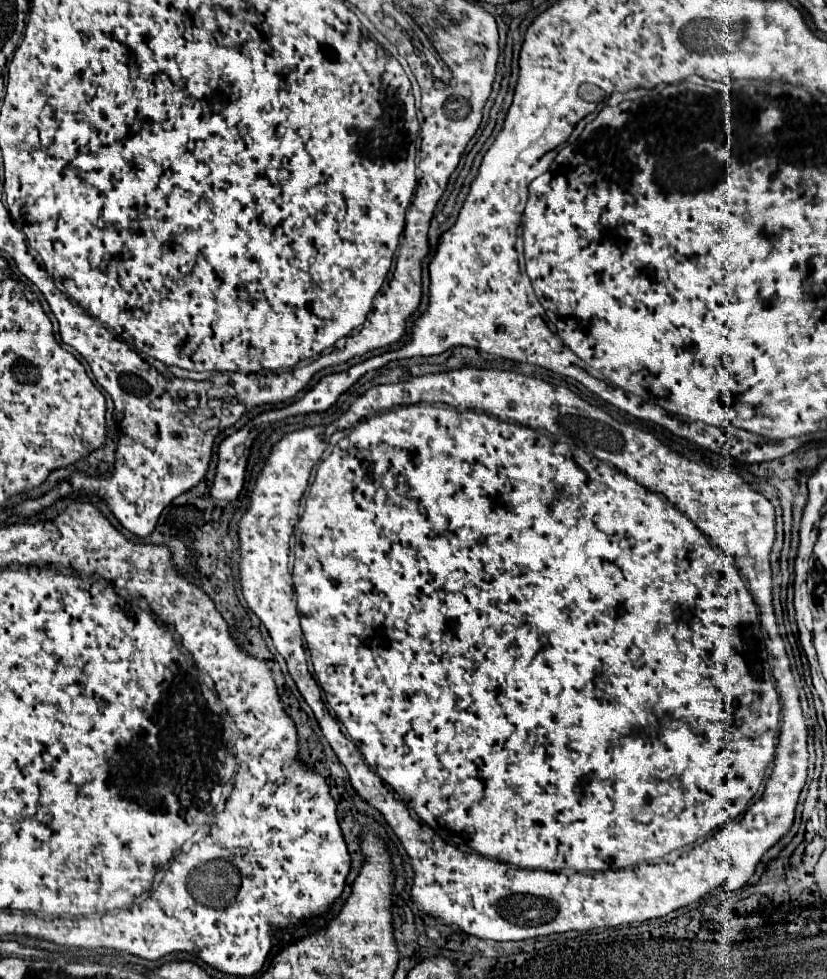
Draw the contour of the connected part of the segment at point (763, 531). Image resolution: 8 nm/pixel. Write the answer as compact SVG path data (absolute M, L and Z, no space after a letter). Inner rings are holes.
M461 368L461 370L451 370L451 372L443 372L443 374L427 374L427 376L417 376L417 378L411 378L411 380L407 380L407 382L397 382L397 384L385 384L385 386L375 386L375 388L371 388L371 390L367 390L367 392L365 392L365 394L363 394L363 396L359 396L359 398L357 398L357 400L355 400L355 402L353 402L353 404L351 404L351 408L349 408L349 410L347 410L347 412L345 412L345 414L343 414L343 416L341 416L341 418L339 418L339 420L337 420L337 422L333 422L333 424L331 424L331 426L329 426L329 428L325 428L325 432L323 432L323 434L321 434L321 436L309 436L309 438L313 438L313 440L307 440L307 430L297 430L297 432L291 432L291 434L285 434L285 436L283 436L283 438L281 438L281 442L277 442L277 444L275 444L275 446L273 446L273 450L271 450L271 454L269 454L269 458L267 458L267 464L265 464L265 468L263 468L263 472L261 472L261 476L259 476L259 478L257 478L257 484L255 484L255 490L253 490L253 494L251 494L251 506L249 506L249 510L247 510L247 512L245 512L245 516L243 516L243 518L241 518L241 522L239 522L239 538L241 538L241 564L239 564L239 570L241 570L241 588L243 588L243 596L245 596L245 602L247 602L247 606L249 606L249 608L251 608L251 610L253 610L253 612L255 612L255 614L257 614L257 616L259 616L259 620L261 620L261 622L263 622L263 624L265 624L265 628L267 628L267 630L269 630L269 634L271 634L271 638L273 638L273 644L275 644L275 648L277 648L277 652L279 652L279 654L281 654L281 656L283 656L283 658L285 658L285 662L287 662L287 668L289 668L289 674L291 674L291 678L293 678L293 680L295 680L295 684L297 684L297 688L299 688L299 692L301 692L301 696L303 696L303 698L305 698L305 702L307 702L307 704L309 704L309 706L311 706L311 710L313 710L313 714L315 714L315 718L317 718L317 722L319 722L319 726L321 726L321 730L323 730L323 734L325 734L325 738L327 738L327 740L329 740L329 744L331 744L331 748L333 748L333 750L335 750L335 754L337 754L337 758L339 758L339 762L341 762L341 764L343 764L343 766L345 766L345 768L347 768L347 772L349 772L349 778L351 778L351 784L353 784L353 788L355 788L355 792L357 792L357 794L359 794L359 796L361 796L361 798L365 798L365 800L367 800L367 802L369 802L369 804L371 804L371 806L375 806L375 808L377 808L377 810L379 810L379 812L381 812L381 814L383 814L383 816L385 816L385 820L387 820L387 824L389 824L389 826L391 826L391 828L393 828L393 832L395 832L395 834L397 834L397 836L399 836L399 840L401 840L401 844L403 844L403 846L405 846L405 850L407 850L407 854L409 854L409 858L411 858L411 864L413 864L413 870L415 870L415 878L413 878L413 880L415 880L415 882L413 882L413 888L411 888L411 896L413 896L413 900L415 900L415 902L417 902L417 906L419 906L419 908L421 908L421 910L423 910L423 912L427 912L427 914L431 914L431 916L435 916L435 918L439 918L439 920L443 920L443 922L445 922L445 924L457 924L457 926L459 926L459 928L461 928L461 930L463 930L463 932L467 932L467 934L473 934L473 936L479 936L479 938L489 938L489 940L527 940L527 938L537 938L537 936L547 936L547 934L553 934L553 933L564 933L564 932L569 932L569 931L572 931L572 930L575 930L575 931L579 931L579 932L587 932L587 931L591 931L591 930L593 930L593 928L605 928L605 926L621 926L621 924L631 924L631 922L645 922L645 920L653 920L653 918L661 918L661 916L667 916L667 914L669 914L669 912L673 912L673 910L679 910L679 908L683 908L683 906L687 906L687 904L693 904L693 902L695 902L695 886L697 886L697 890L703 890L703 886L705 886L705 892L707 892L707 886L709 886L709 892L713 892L713 890L715 890L715 888L719 888L719 886L723 886L723 884L728 884L728 890L729 890L729 891L732 891L732 892L733 892L733 891L738 891L738 890L740 890L740 889L742 889L742 888L743 888L743 887L744 887L744 886L745 886L745 884L747 884L747 880L749 880L749 878L751 878L751 876L753 876L753 874L755 874L755 870L757 870L757 864L759 864L759 862L761 862L761 858L763 858L763 854L765 854L765 852L767 852L767 850L769 850L769 848L771 848L771 846L775 846L775 844L777 844L777 842L779 842L779 840L781 840L781 838L783 838L783 836L785 836L785 834L787 834L787 832L789 832L789 830L791 830L791 826L793 826L793 816L795 816L795 806L797 806L797 798L799 798L799 792L801 792L801 788L803 788L803 786L805 786L805 778L807 778L807 726L805 726L805 718L803 718L803 712L801 712L801 704L799 704L799 693L798 693L798 691L797 691L797 688L795 688L795 680L794 680L794 676L793 676L793 674L792 674L792 671L791 671L791 666L790 666L790 661L789 661L789 658L788 658L788 656L787 656L787 652L785 652L785 646L783 646L783 640L781 640L781 634L779 634L779 626L778 626L778 625L777 625L777 620L776 620L776 617L775 617L775 612L773 612L773 603L772 603L772 571L771 571L771 564L769 564L769 554L771 554L771 548L773 548L773 542L775 542L775 514L773 514L773 506L771 506L771 502L769 502L769 500L767 500L767 498L765 498L765 496L763 496L763 494L759 494L759 492L755 492L755 490L751 490L751 486L749 486L749 484L747 484L747 482L745 482L745 480L743 480L743 478L739 478L739 476L737 476L737 474L735 474L735 472L733 472L733 469L732 469L732 468L731 468L731 467L729 467L729 466L726 466L726 467L718 467L718 468L709 468L709 466L705 466L705 464L697 464L697 462L691 462L691 460L687 460L687 458L683 458L683 456L679 456L679 454L675 454L675 452L671 452L671 450L669 450L669 448L665 448L665 446L663 446L663 444L661 444L661 442L659 442L659 440L657 440L657 438L655 438L655 436L654 436L654 435L653 435L653 434L652 434L652 433L650 433L650 432L645 432L645 430L644 430L644 429L642 429L642 428L640 428L640 427L638 427L638 426L636 426L636 425L631 425L631 424L621 424L621 422L617 422L617 420L613 420L613 418L611 418L611 416L609 416L609 414L607 414L607 412L603 412L603 410L601 410L601 408L597 408L597 406L591 406L591 404L589 404L589 402L585 402L585 400L581 400L581 398L579 398L579 396L577 396L577 394L573 394L573 392L571 392L571 390L569 390L569 388L563 388L563 386L551 386L551 384L547 384L547 382L543 382L543 380L539 380L539 378L529 378L529 376L521 376L521 374L515 374L515 372L501 372L501 370L477 370L477 368ZM351 426L353 426L353 430L351 430L351 434L347 434L347 436L345 436L345 438L343 438L343 440L339 440L339 444L337 444L337 446L336 446L336 447L335 447L335 449L334 449L334 450L333 450L333 452L332 452L332 453L331 453L331 455L330 455L330 456L329 456L329 457L328 457L328 458L327 458L327 459L326 459L326 460L324 460L324 461L323 461L323 462L322 462L322 463L321 463L321 464L320 464L320 465L319 465L319 467L318 467L318 469L317 469L317 473L316 473L316 477L315 477L315 482L313 482L313 486L311 486L311 492L309 492L309 496L307 496L307 500L305 500L305 510L303 510L303 516L301 516L301 520L299 520L299 512L300 512L300 511L299 511L299 510L300 510L300 502L301 502L301 499L302 499L302 498L303 498L303 492L305 492L305 491L306 491L306 488L307 488L307 487L308 487L308 485L309 485L309 478L310 478L310 476L311 476L311 470L313 470L313 466L315 466L315 462L319 462L319 458L321 458L321 456L323 456L323 450L325 450L325 448L323 448L323 446L327 446L327 442L329 442L329 436L331 436L331 434L333 434L333 432L339 432L339 430L345 430L345 428L351 428ZM535 430L545 430L545 432L549 432L549 434L551 434L551 436L553 436L553 438L555 438L555 440L559 440L559 442L555 442L555 440L553 440L553 438L549 438L549 436L545 436L545 434L539 434L539 432L535 432ZM581 444L583 444L583 448L585 448L585 452L587 452L587 454L585 454L585 452L583 452L583 468L581 468L581 466L579 466L579 464L577 464L577 460L575 460L575 458L573 458L573 454L575 454L575 452L573 452L573 450L581 450ZM293 528L295 528L295 564L293 564L293 581L292 581L292 573L291 573L291 570L290 570L290 567L289 567L289 553L290 553L290 547L289 547L289 540L290 540L290 538L291 538L291 534L293 534ZM762 629L764 629L764 630L765 630L765 632L768 632L768 635L767 635L767 636L768 636L768 648L769 648L769 649L768 649L768 651L766 651L766 654L765 654L765 651L764 651L764 650L763 650L763 649L764 649L764 648L763 648L763 646L762 646L762 641L761 641L761 638L762 638ZM305 640L307 640L307 648L309 648L309 652L311 652L311 660L313 660L313 668L315 668L315 676L317 676L317 682L319 682L319 686L321 686L321 690L323 690L323 692L325 692L325 700L327 700L327 704L329 704L329 706L331 706L331 708L333 708L333 712L335 712L335 716L337 716L337 718L334 718L334 717L333 717L333 716L331 716L331 712L329 712L329 710L327 710L327 706L326 706L326 704L325 704L325 702L323 702L323 700L321 700L321 694L319 694L319 686L317 686L317 682L315 682L315 678L314 678L314 676L313 676L313 675L312 675L312 673L311 673L311 671L310 671L310 670L309 670L309 668L308 668L308 660L307 660L307 648L306 648L306 646L305 646ZM761 656L768 656L768 660L769 660L769 661L771 661L771 664L773 664L773 676L774 676L774 679L775 679L775 686L777 686L777 692L779 692L779 696L781 696L781 697L780 697L780 698L781 698L781 699L780 699L780 701L781 701L781 705L782 705L782 707L781 707L781 706L779 706L779 696L777 696L777 692L775 692L775 686L773 686L773 682L763 682L763 674L760 674L760 673L761 673L761 672L762 672L762 671L763 671L763 663L764 663L764 660L763 660L763 658L762 658L762 657L761 657ZM781 714L782 714L782 719L783 719L783 726L781 726L781 734L779 734L779 744L777 744L777 750L775 750L775 738L777 738L777 732L779 732L779 716L781 716ZM337 720L339 720L339 722L341 722L341 724L343 724L343 726L345 726L345 728L347 728L347 734L349 734L349 736L351 736L351 738L353 738L353 740L347 740L347 736L345 736L345 734L343 734L343 730L341 730L341 726L339 726L339 722L337 722ZM773 754L775 754L775 768L773 768L773 774L771 774L771 778L769 778L769 780L767 780L767 784L765 784L765 792L763 792L763 800L757 800L757 802L755 802L755 804L753 804L753 806L751 806L751 808L749 808L749 810L747 810L747 812L745 812L745 816L743 816L743 818L741 818L741 820L735 820L735 818L737 818L737 816L739 816L739 814L741 814L741 812L743 812L743 810L745 810L745 808L747 808L747 804L749 804L749 800L751 800L751 798L753 798L753 796L755 796L755 792L757 792L757 790L759 790L759 786L761 786L761 782L763 782L763 776L765 776L765 768L767 768L767 764L769 764L769 762L771 762L771 760L773 760ZM459 846L469 846L469 848L473 848L473 850L475 850L475 852L479 852L479 854L469 854L469 852L463 852L463 850L461 850L461 848L459 848ZM683 846L687 846L687 850L681 850L681 852L677 852L677 856L675 856L675 858L671 858L671 856L667 856L667 854L669 854L669 852L673 852L673 850L679 850L679 848L683 848Z

